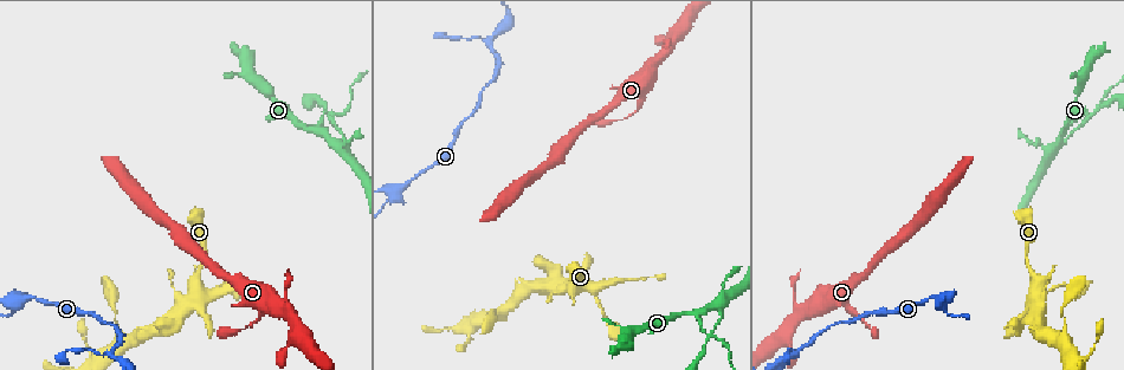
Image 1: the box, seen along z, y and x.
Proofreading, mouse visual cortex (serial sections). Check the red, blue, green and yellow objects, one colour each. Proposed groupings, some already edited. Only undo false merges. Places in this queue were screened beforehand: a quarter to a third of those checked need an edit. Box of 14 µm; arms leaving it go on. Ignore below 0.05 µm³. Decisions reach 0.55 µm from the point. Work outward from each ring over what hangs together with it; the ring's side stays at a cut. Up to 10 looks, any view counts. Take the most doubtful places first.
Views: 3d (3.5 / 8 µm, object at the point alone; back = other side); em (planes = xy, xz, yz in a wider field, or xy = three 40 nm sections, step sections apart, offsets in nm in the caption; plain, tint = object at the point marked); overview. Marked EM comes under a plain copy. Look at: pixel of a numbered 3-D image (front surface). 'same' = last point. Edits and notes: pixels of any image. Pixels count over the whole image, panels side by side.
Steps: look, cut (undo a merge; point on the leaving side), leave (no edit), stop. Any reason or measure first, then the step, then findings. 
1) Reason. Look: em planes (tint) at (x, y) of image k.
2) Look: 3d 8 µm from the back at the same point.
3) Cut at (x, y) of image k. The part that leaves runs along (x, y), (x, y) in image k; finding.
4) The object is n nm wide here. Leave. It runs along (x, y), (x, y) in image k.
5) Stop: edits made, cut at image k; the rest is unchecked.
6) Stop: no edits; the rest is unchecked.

Sharp bend. Look: em xy step 1 (tint) at (332, 115) of image 1.

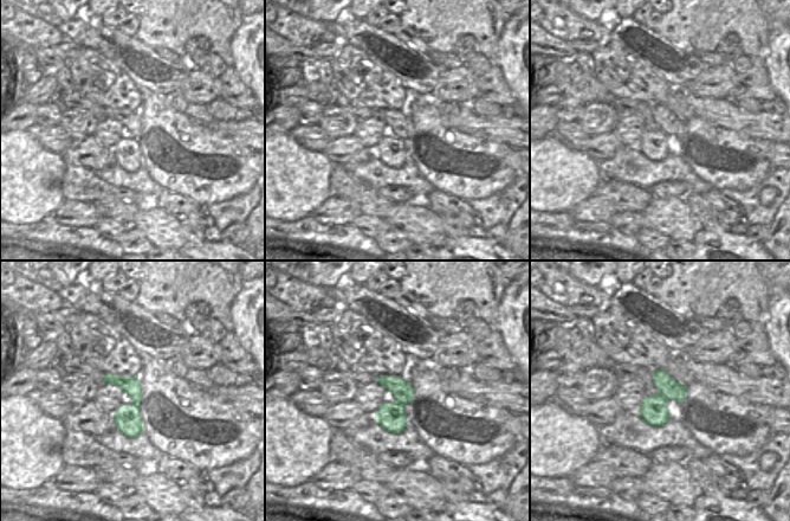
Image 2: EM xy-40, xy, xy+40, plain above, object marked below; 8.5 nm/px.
Look: 3d 3.5 µm at the same point.

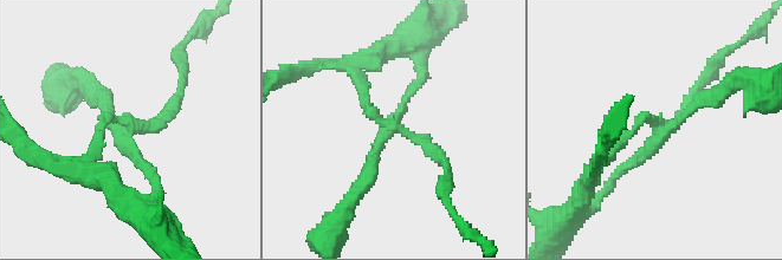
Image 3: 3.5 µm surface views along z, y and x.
The arms are 150, 200, 200 nm wide. Leave. All the same cell.

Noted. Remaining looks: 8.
Arms part here. Look: 3d 3.5 µm at (14, 306) of image 1.

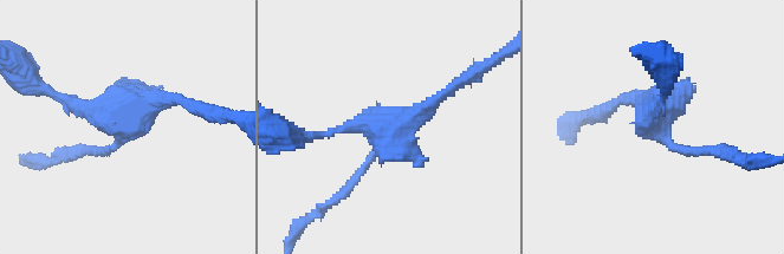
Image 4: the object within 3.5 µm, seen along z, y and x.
Need the tissue. Look: em xy step 3 (tint) at (124, 120) of image 4.

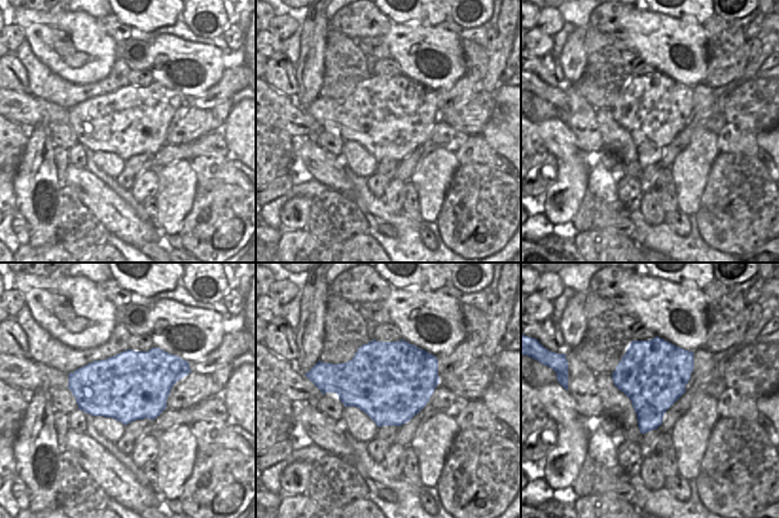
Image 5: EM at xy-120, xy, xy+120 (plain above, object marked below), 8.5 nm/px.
Leave. It runs along (452, 86), (405, 123), (332, 129) in image 4; continuous, no second cell.

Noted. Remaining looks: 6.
Branch point. Look: 3d 3.5 µm at (489, 43) of image 1.

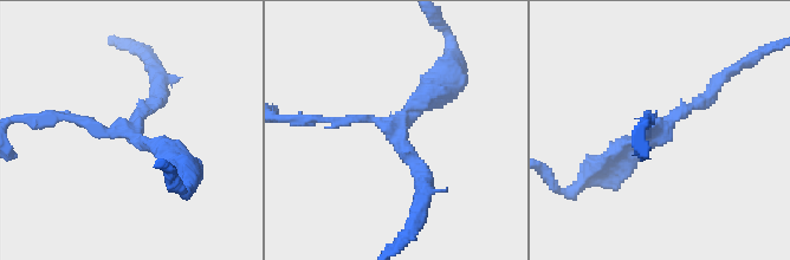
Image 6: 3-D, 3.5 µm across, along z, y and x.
3 arms meet here; the arms are 150, 200, 200 nm wide; shape alone is not enough. Look: em xy step 5 (tint) at (666, 128) of image 6.

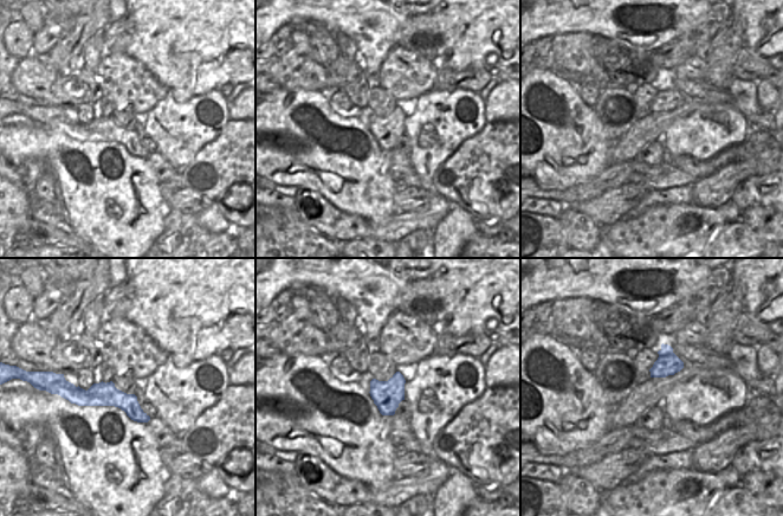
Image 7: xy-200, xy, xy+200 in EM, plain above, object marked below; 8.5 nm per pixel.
Cut it another way. Look: em xy step 3 (tint) at the same point.

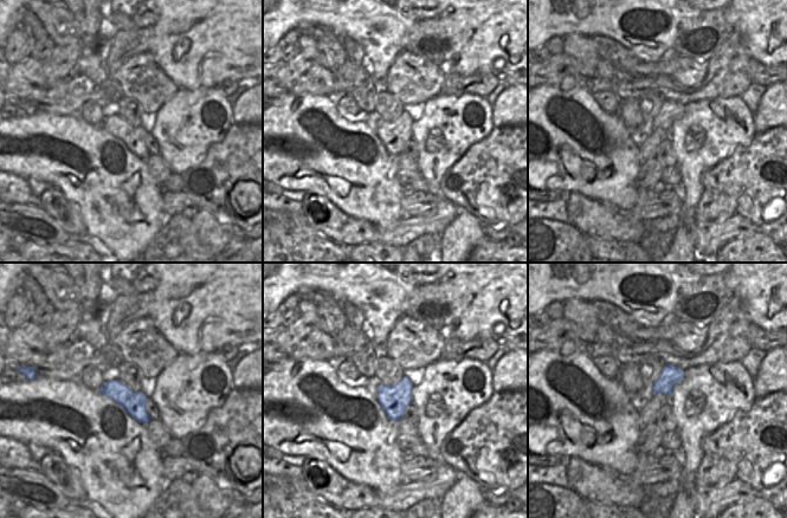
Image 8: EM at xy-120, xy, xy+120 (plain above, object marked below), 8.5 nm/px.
Leave. It runs along (720, 79), (617, 160) in image 6; continuous, no second cell.

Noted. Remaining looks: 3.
Narrows sharply. Look: 3d 8 µm at (1091, 350) of image 1.

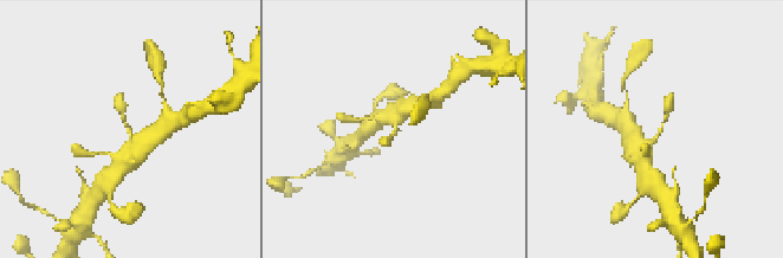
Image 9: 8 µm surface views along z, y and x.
Need the tissue. Look: em xy step 2 (tint) at (397, 130) of image 9.

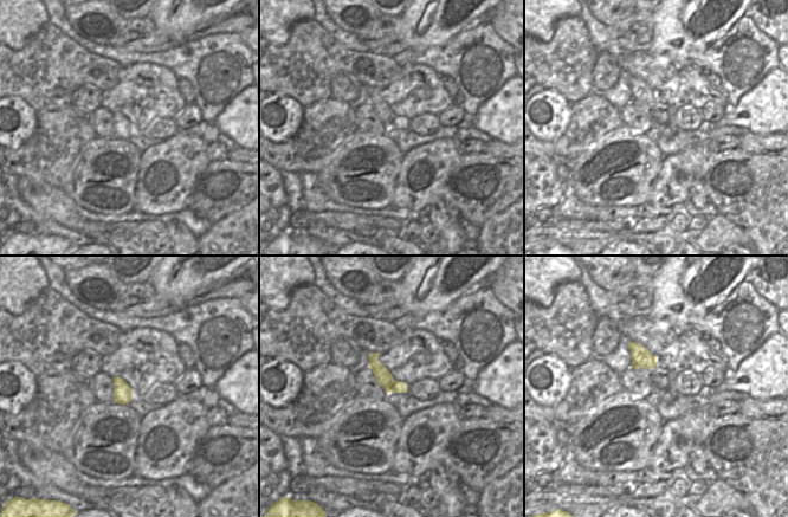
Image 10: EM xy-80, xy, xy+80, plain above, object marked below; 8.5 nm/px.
Leave. It runs along (373, 355), (379, 370), (402, 389) in image 10; continuous, no second cell.

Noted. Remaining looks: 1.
Stop: no edits; the rest is unchecked.

